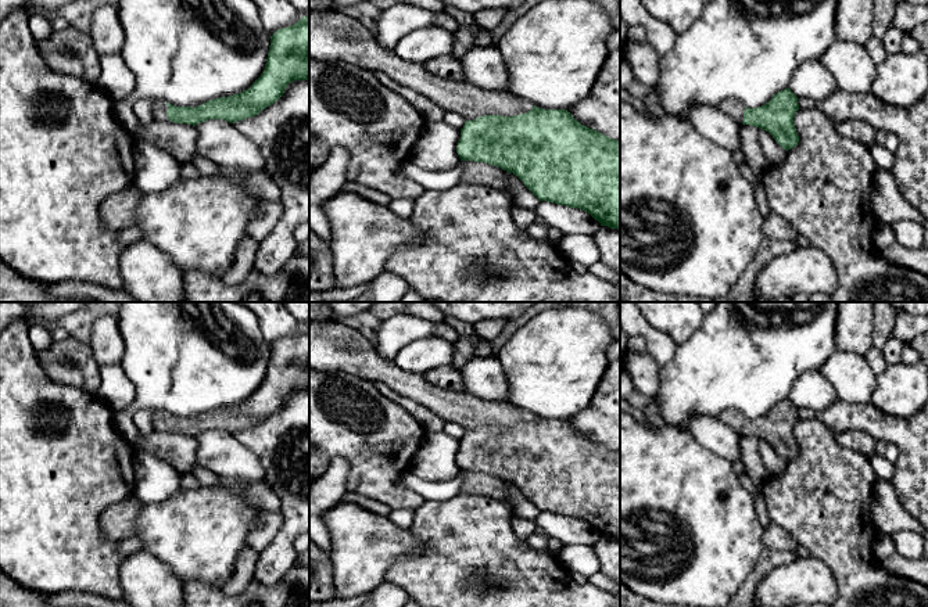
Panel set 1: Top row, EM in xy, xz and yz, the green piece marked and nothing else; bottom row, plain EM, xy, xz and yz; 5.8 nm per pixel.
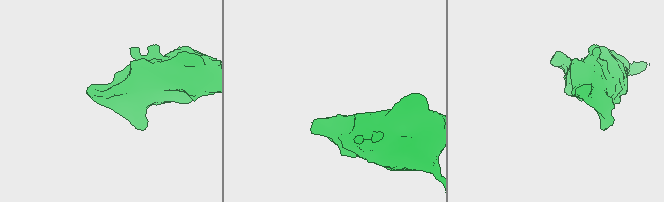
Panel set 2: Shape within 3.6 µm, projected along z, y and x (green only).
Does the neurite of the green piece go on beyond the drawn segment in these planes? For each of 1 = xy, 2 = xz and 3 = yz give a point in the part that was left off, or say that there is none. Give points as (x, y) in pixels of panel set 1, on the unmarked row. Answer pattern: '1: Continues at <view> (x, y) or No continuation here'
1: Continues at xy (160, 419)
2: Continues at xz (332, 345)
3: Continues at yz (734, 419)

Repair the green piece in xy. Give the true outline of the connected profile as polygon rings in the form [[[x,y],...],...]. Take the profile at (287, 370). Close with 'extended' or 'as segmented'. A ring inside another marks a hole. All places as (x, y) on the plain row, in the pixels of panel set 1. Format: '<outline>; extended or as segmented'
[[[305,326],[270,346],[265,380],[250,399],[196,417],[176,417],[157,410],[153,421],[158,431],[193,437],[208,430],[234,434],[255,427],[276,413],[294,391],[309,391],[309,328]]]; extended

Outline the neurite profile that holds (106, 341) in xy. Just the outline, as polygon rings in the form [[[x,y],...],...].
[[[105,315],[94,320],[89,345],[100,366],[122,362],[125,344],[117,315]]]

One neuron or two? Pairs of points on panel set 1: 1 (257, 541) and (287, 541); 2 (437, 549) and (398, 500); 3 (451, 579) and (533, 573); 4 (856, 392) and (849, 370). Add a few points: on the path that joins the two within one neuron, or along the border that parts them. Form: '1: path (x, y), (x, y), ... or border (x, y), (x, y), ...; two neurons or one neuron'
1: border (280, 512), (282, 525), (260, 553); two neurons
2: border (425, 500), (414, 509); two neurons
3: path (472, 563), (505, 563), (512, 570); one neuron
4: path (856, 387), (851, 376); one neuron

